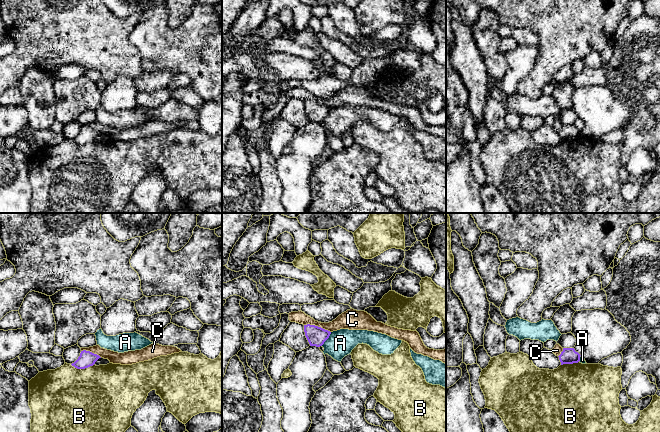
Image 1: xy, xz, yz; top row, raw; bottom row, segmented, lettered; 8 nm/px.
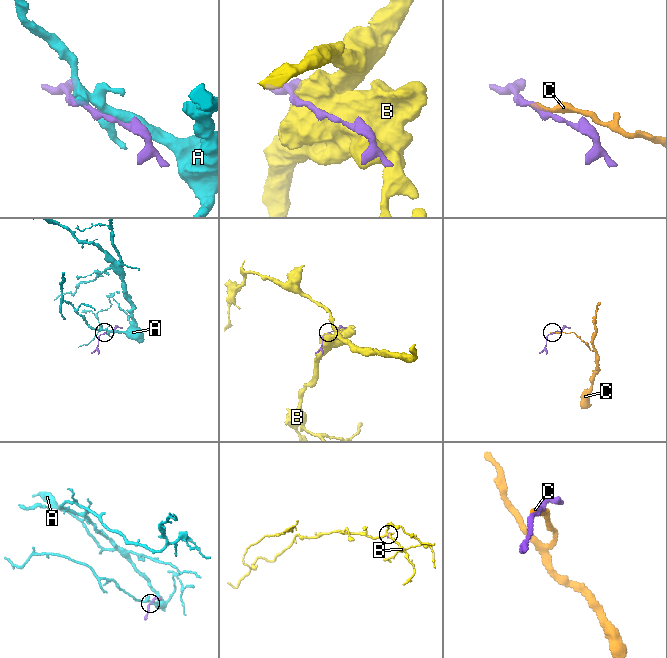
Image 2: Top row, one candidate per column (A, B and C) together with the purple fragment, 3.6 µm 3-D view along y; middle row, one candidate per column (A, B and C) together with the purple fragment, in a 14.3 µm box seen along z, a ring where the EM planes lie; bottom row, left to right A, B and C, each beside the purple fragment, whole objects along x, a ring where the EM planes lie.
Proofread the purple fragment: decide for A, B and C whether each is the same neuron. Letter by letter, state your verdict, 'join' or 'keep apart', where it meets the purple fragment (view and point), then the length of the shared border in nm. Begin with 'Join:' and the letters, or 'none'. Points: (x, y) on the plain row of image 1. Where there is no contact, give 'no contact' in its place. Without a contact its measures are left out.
Join: none
A: keep apart; contact xz (327, 114); length 140 nm
B: keep apart; contact xy (82, 144); length 190 nm
C: keep apart; contact xz (317, 102); length 220 nm

